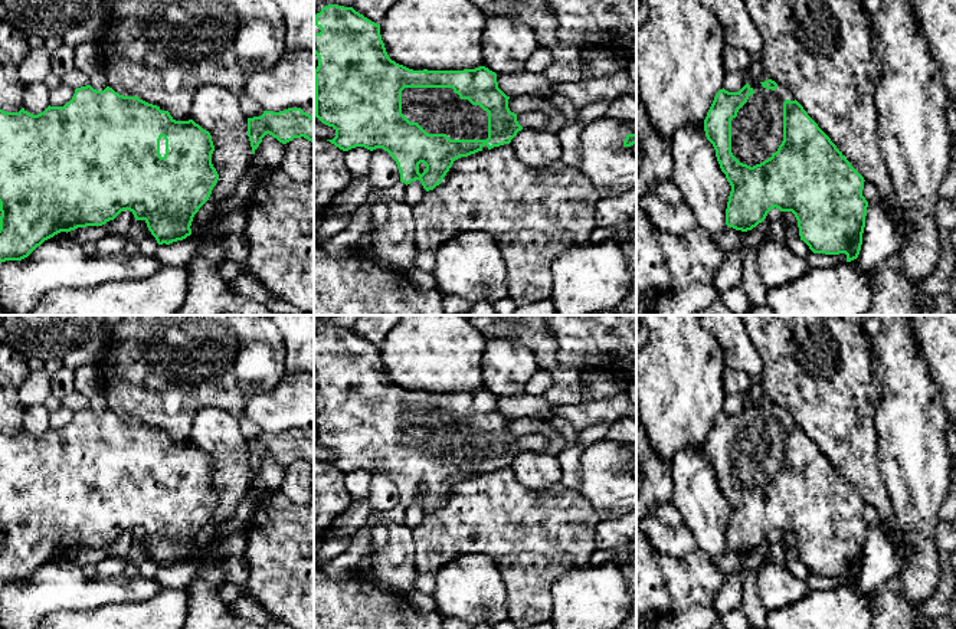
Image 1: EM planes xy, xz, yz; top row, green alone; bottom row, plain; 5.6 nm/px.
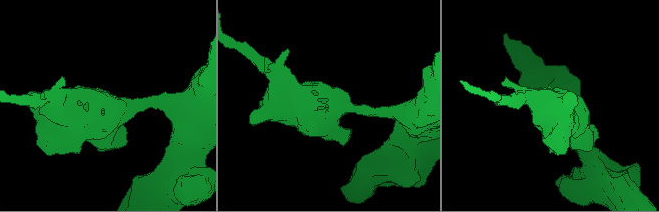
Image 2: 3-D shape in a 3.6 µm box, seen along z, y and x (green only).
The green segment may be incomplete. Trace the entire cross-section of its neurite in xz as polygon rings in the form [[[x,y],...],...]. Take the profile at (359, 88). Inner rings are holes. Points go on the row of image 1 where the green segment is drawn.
[[[314,0],[314,53],[318,56],[318,66],[314,71],[315,76],[315,117],[325,125],[335,130],[335,137],[327,140],[343,151],[348,151],[356,147],[364,147],[370,151],[376,148],[383,148],[396,161],[400,181],[406,186],[412,181],[419,180],[426,191],[433,190],[439,186],[452,167],[454,161],[461,157],[468,157],[478,151],[487,151],[494,147],[510,144],[523,127],[517,121],[517,114],[511,112],[508,108],[508,99],[497,82],[497,73],[485,66],[464,71],[413,71],[403,65],[392,60],[386,52],[384,43],[380,35],[380,24],[369,20],[353,7],[344,7],[338,4],[325,4],[321,0]]]

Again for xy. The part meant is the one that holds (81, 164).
[[[91,85],[75,89],[72,99],[63,107],[48,107],[43,112],[33,115],[22,108],[19,112],[0,109],[0,262],[22,261],[27,258],[45,240],[60,232],[71,232],[78,227],[102,226],[114,220],[121,212],[130,210],[135,220],[144,220],[158,245],[170,245],[191,235],[191,222],[199,209],[209,200],[219,174],[212,164],[215,145],[209,131],[203,130],[193,119],[176,121],[168,111],[148,104],[138,96],[124,96],[107,86],[96,91]]]

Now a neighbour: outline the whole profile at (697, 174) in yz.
[[[701,127],[678,128],[671,140],[672,183],[707,233],[723,232],[731,186],[721,171],[713,144]]]

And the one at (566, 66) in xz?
[[[472,0],[487,16],[505,16],[523,20],[533,29],[540,47],[551,50],[553,62],[544,71],[553,83],[577,82],[582,73],[582,52],[564,47],[556,36],[557,20],[547,0]]]

